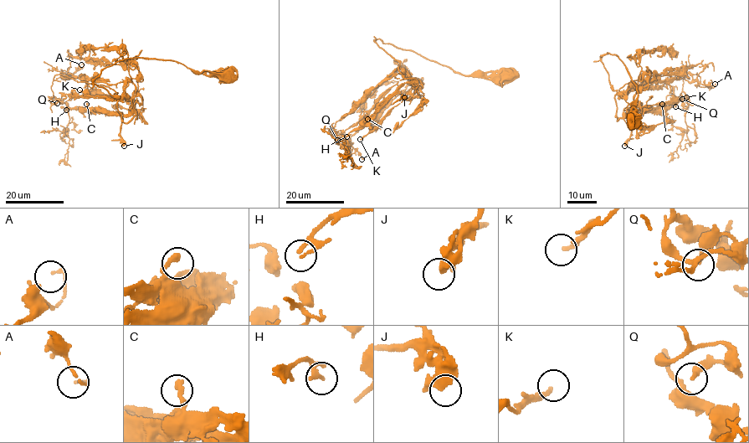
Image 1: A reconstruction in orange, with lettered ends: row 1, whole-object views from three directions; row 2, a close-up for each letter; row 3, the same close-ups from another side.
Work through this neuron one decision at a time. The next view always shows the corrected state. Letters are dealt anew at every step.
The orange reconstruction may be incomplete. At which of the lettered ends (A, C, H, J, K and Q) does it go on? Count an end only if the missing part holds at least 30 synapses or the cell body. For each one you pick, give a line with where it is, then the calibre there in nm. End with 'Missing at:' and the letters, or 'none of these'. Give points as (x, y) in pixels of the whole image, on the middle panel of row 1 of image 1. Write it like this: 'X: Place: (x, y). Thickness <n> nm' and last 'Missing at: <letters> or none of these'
Missing at: none of these

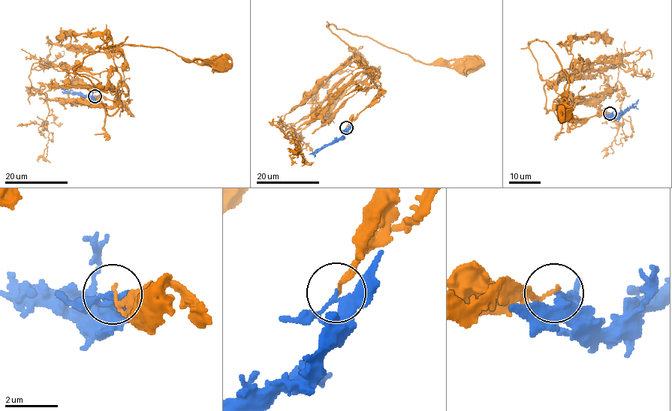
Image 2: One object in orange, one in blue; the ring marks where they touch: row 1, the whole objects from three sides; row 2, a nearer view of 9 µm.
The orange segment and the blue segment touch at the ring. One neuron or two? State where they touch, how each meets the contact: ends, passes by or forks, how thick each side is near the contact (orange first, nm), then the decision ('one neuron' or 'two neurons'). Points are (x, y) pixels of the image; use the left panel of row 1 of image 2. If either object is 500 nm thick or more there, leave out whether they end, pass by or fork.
at (94, 96); orange ends there; blue passes by; 140 nm thick on the orange side, 280 nm on the other; one neuron

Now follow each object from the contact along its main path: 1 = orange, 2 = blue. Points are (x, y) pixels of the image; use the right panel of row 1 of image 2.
1: (609, 113), (570, 115), (565, 76), (542, 80), (528, 42), (547, 42), (567, 76), (562, 114)
2: (610, 113), (616, 118), (637, 100)

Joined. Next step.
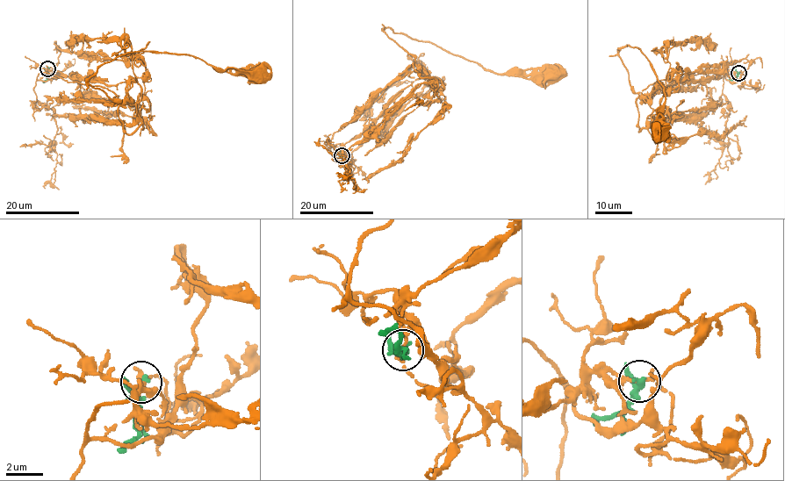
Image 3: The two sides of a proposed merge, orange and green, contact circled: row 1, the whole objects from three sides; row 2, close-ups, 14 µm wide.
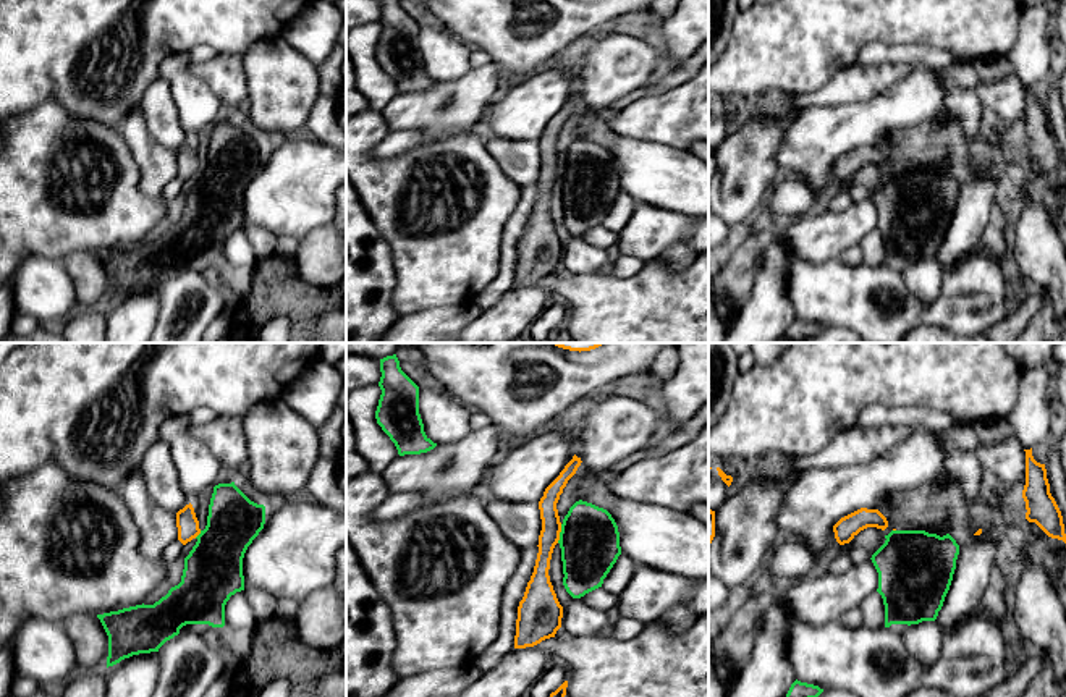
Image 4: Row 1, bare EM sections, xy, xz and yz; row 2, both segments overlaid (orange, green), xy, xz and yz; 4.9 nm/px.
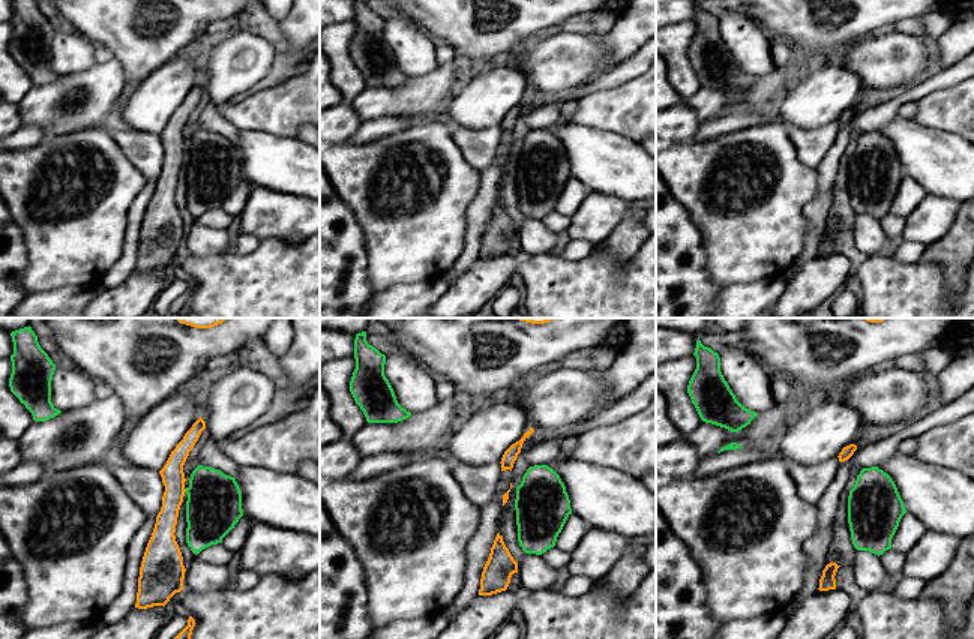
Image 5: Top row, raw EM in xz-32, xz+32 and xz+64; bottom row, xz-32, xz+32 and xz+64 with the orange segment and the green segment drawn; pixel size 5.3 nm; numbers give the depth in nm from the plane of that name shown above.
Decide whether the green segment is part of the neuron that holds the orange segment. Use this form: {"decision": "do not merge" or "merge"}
{"decision": "merge"}

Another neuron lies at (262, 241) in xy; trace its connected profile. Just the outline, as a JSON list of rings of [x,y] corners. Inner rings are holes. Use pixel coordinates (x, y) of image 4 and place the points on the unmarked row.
[[[244,226],[257,260],[275,252],[277,236],[262,226]]]

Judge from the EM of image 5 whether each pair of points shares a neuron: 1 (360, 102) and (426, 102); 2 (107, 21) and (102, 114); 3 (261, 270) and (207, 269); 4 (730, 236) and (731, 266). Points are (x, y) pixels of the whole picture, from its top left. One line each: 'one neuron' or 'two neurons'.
1: one neuron
2: two neurons
3: one neuron
4: one neuron

